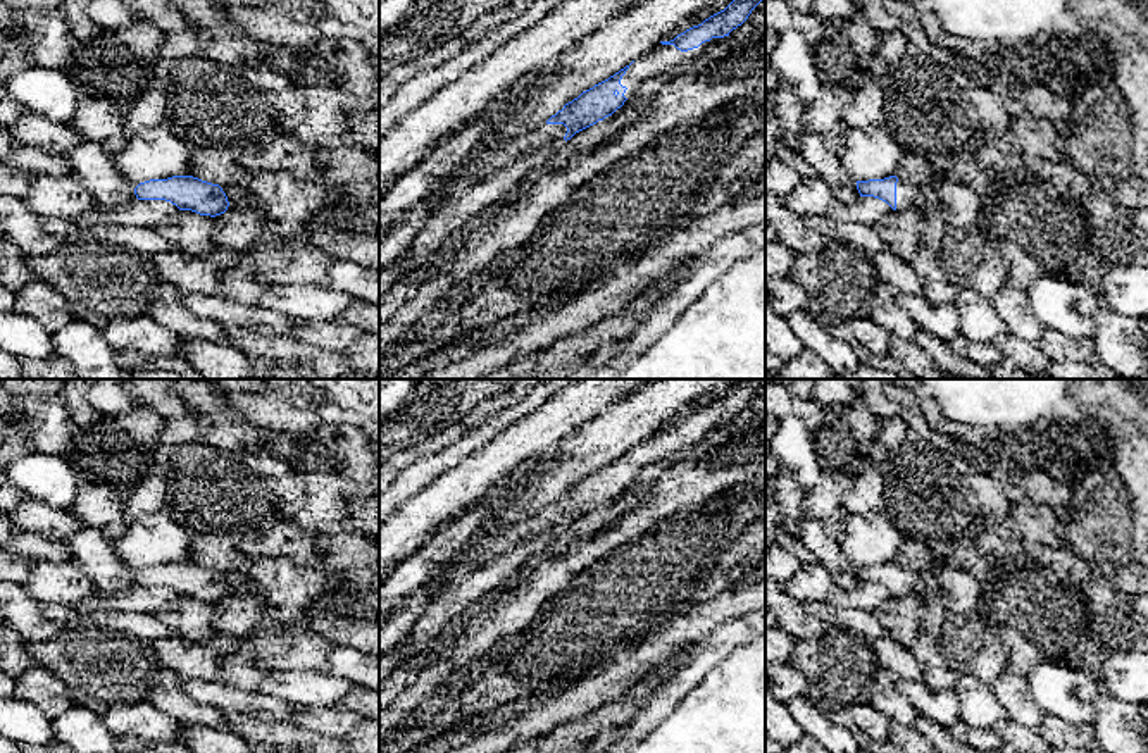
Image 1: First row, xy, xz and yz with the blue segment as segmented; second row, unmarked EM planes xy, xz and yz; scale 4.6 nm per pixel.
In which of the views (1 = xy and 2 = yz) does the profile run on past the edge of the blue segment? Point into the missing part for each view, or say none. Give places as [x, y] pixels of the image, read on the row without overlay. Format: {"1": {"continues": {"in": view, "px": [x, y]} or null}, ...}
{"1": {"continues": null}, "2": {"continues": {"in": "yz", "px": [909, 583]}}}

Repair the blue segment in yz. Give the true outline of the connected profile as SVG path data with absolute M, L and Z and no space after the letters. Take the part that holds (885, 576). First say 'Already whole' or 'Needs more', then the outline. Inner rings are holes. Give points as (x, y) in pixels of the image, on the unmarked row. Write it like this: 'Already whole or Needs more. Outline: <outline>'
Needs more. Outline: M889 562L884 565L857 567L860 582L874 582L886 588L893 596L917 596L922 598L926 584L917 572Z

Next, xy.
Already whole. Outline: M172 562L167 565L150 565L134 574L138 586L165 586L179 596L191 596L200 601L221 601L229 588L219 570L202 567L193 562Z

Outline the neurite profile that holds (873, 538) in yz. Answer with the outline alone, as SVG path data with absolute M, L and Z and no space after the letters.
M846 512L834 539L853 565L884 565L896 562L902 531L886 512Z

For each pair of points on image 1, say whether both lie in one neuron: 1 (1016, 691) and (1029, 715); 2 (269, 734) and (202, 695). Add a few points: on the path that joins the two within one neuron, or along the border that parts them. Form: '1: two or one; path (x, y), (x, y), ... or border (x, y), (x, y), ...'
1: one; path (1016, 696), (1024, 710)
2: two; border (224, 710), (238, 710), (271, 721)

